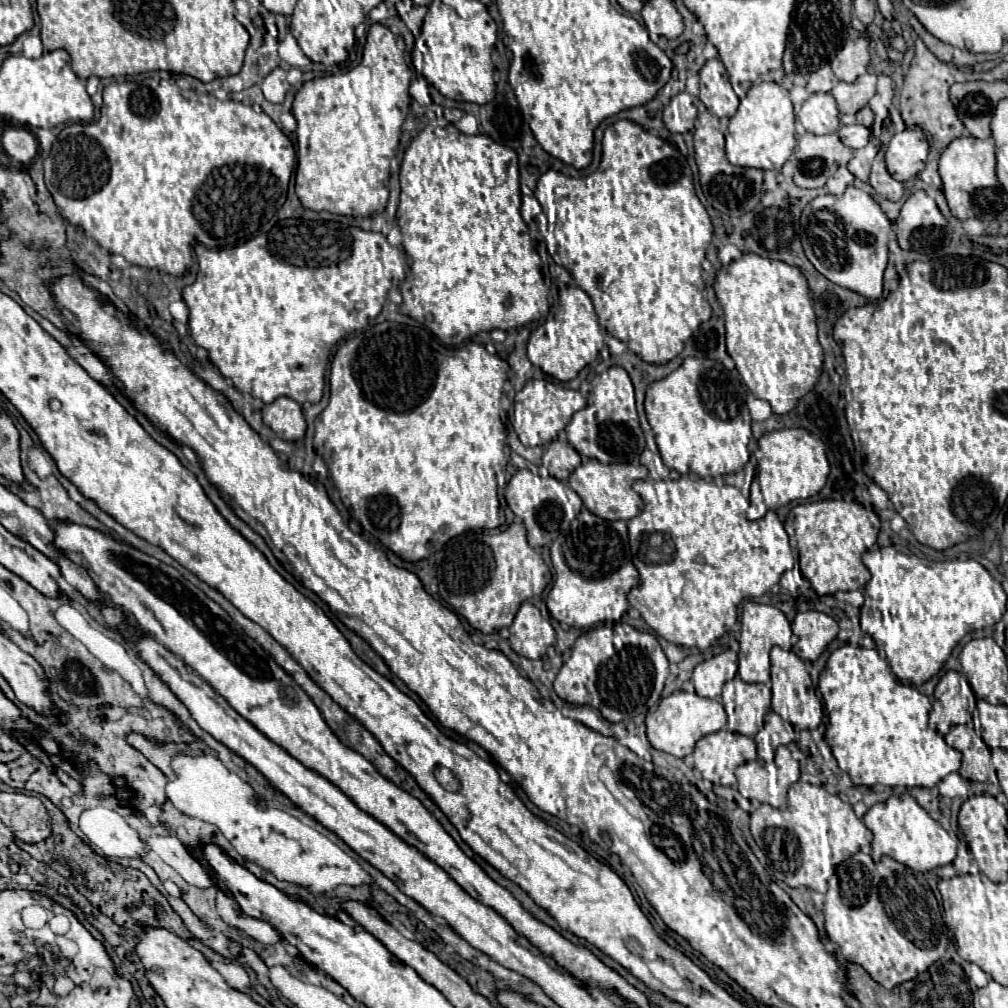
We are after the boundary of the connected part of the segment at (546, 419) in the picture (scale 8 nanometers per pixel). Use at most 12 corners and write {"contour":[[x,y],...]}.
{"contour":[[529,380],[515,396],[513,428],[545,446],[585,408],[577,390]]}

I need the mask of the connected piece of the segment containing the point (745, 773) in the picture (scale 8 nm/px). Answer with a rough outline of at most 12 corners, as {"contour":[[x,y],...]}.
{"contour":[[763,760],[735,770],[739,792],[767,802],[767,770]]}

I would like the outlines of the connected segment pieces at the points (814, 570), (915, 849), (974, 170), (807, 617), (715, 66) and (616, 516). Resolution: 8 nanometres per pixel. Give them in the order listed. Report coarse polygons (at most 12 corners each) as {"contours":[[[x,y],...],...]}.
{"contours":[[[855,500],[795,506],[799,566],[819,596],[863,590],[879,516]],[[909,794],[863,816],[871,856],[951,864],[957,842]],[[953,140],[939,160],[959,220],[1005,210],[995,144]],[[817,610],[797,614],[793,652],[817,660],[839,624]],[[721,60],[699,70],[699,100],[715,116],[733,116],[739,98]],[[595,458],[569,476],[583,504],[605,520],[643,510],[631,488],[645,466]]]}

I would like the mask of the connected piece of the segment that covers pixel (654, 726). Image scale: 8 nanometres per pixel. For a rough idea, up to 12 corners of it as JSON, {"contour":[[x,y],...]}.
{"contour":[[673,692],[645,720],[655,750],[677,758],[727,726],[721,702]]}

